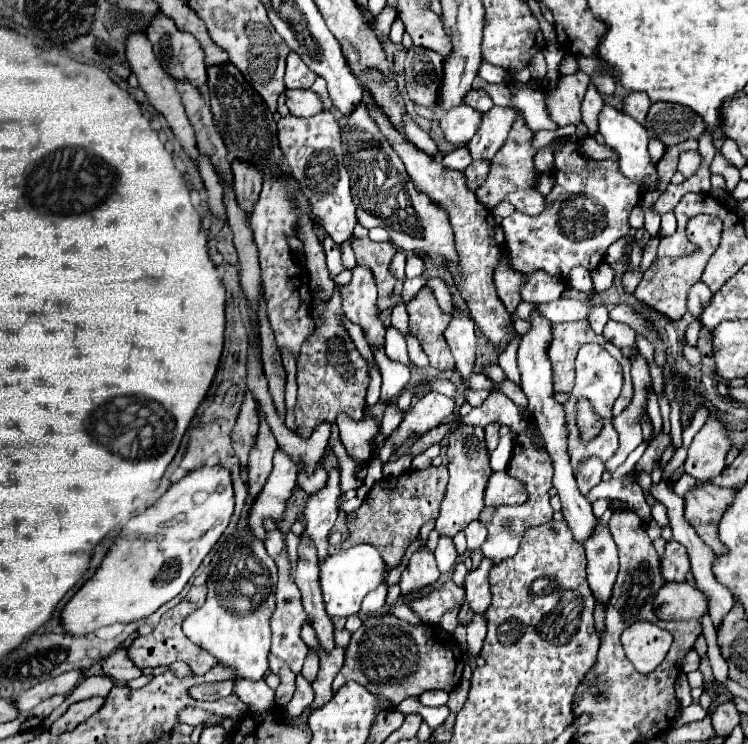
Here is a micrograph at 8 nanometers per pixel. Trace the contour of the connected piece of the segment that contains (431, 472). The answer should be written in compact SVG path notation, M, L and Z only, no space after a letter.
M443 464L431 466L427 470L409 470L399 478L381 480L371 488L367 498L363 500L363 506L357 510L357 516L349 518L347 522L349 536L343 542L343 548L355 546L359 542L371 544L379 548L383 562L389 568L395 568L401 562L407 546L419 536L421 526L439 516L445 486L447 486L447 468Z

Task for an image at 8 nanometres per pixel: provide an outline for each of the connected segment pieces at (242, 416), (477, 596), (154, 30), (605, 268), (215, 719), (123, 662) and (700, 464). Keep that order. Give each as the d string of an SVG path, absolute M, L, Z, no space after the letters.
M247 390L237 422L233 426L231 438L233 438L233 450L237 454L237 458L247 466L247 456L249 450L255 442L255 434L259 430L259 410L257 410L257 402L253 398L253 394Z
M485 557L477 570L471 570L465 578L465 600L473 612L487 612L491 594L489 594L489 582L487 574L493 566L491 559Z
M161 12L155 16L153 24L147 30L147 38L151 40L153 48L155 48L155 56L159 56L159 64L161 68L175 80L175 82L189 82L195 88L201 88L207 82L207 68L203 62L203 50L199 46L199 42L189 36L187 32L181 32L171 18L163 16Z
M601 262L601 264L591 272L591 276L593 276L593 282L595 282L595 292L603 292L603 290L607 290L607 288L613 284L615 272L611 270L609 264Z
M186 707L179 714L179 722L181 724L189 724L189 726L197 726L197 724L205 724L205 726L215 726L223 720L223 716L213 716L209 712L203 712L198 707Z
M127 646L115 650L109 658L105 658L101 662L101 666L103 666L103 672L109 678L113 678L113 682L117 682L117 684L127 684L129 680L141 676L141 670L127 656Z
M711 416L689 446L687 460L683 464L685 472L701 482L713 480L723 472L729 448L731 442L727 440L727 430L715 416Z

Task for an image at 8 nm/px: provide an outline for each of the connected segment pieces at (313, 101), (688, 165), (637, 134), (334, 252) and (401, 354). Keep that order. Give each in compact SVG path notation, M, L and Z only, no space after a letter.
M287 90L287 108L293 116L313 116L321 108L321 98L313 90Z
M687 150L687 152L681 152L681 154L679 154L677 170L679 170L685 178L689 178L689 176L693 176L693 174L697 172L699 164L701 164L701 154L699 154L697 150Z
M605 104L599 114L599 132L605 138L607 146L617 152L619 172L623 172L623 176L635 180L635 184L639 184L641 194L653 192L659 184L659 174L657 174L657 160L653 160L647 152L647 142L649 142L647 130L641 124L637 124L635 120L631 120L631 116L627 116L625 112Z
M324 238L322 242L327 268L331 278L343 272L343 266L341 266L341 248L331 240L331 238Z
M389 328L387 334L385 334L385 352L391 358L395 358L395 360L399 360L399 362L409 366L409 354L407 354L405 338L395 328Z

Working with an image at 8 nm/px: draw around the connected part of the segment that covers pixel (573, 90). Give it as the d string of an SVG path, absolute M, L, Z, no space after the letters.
M577 72L573 76L561 76L557 88L545 94L545 108L553 122L559 126L581 122L581 102L589 86L589 76Z

